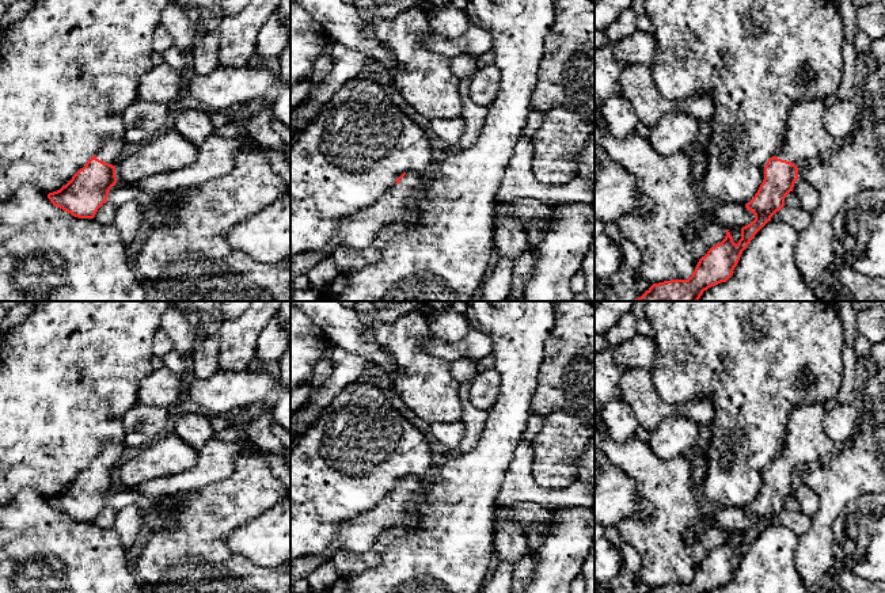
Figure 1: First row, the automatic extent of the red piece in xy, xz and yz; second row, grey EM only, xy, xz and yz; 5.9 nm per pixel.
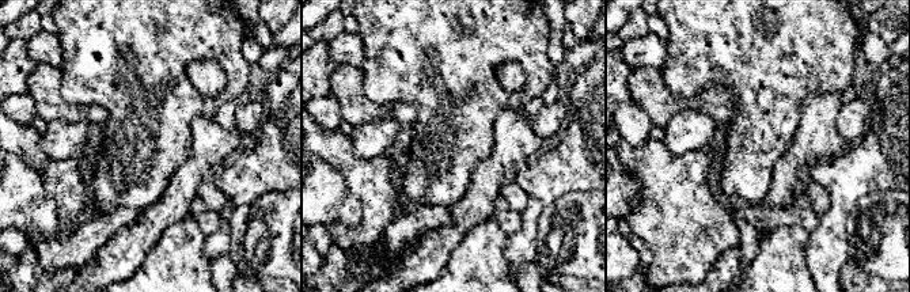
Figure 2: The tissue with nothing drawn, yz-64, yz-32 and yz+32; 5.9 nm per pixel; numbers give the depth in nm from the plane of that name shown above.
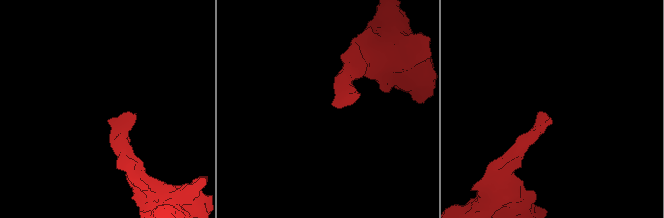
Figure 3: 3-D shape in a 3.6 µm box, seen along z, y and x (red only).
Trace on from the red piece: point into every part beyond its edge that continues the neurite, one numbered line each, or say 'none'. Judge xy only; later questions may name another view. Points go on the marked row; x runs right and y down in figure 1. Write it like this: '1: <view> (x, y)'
1: xy (111, 151)

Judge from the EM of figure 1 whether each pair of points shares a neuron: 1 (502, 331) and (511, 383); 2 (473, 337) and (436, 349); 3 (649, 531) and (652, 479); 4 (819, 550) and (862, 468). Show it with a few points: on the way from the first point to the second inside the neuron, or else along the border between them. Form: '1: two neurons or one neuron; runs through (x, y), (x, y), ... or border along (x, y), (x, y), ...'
1: one neuron; runs through (511, 343), (511, 371)
2: one neuron; runs through (463, 346), (460, 349), (445, 349)
3: one neuron; runs through (658, 519), (658, 491)
4: one neuron; runs through (821, 529), (823, 520), (834, 497), (842, 489)

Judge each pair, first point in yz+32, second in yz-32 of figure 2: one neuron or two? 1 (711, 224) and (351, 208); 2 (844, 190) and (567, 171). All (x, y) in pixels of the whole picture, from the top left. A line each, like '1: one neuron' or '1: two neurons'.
1: two neurons
2: one neuron

